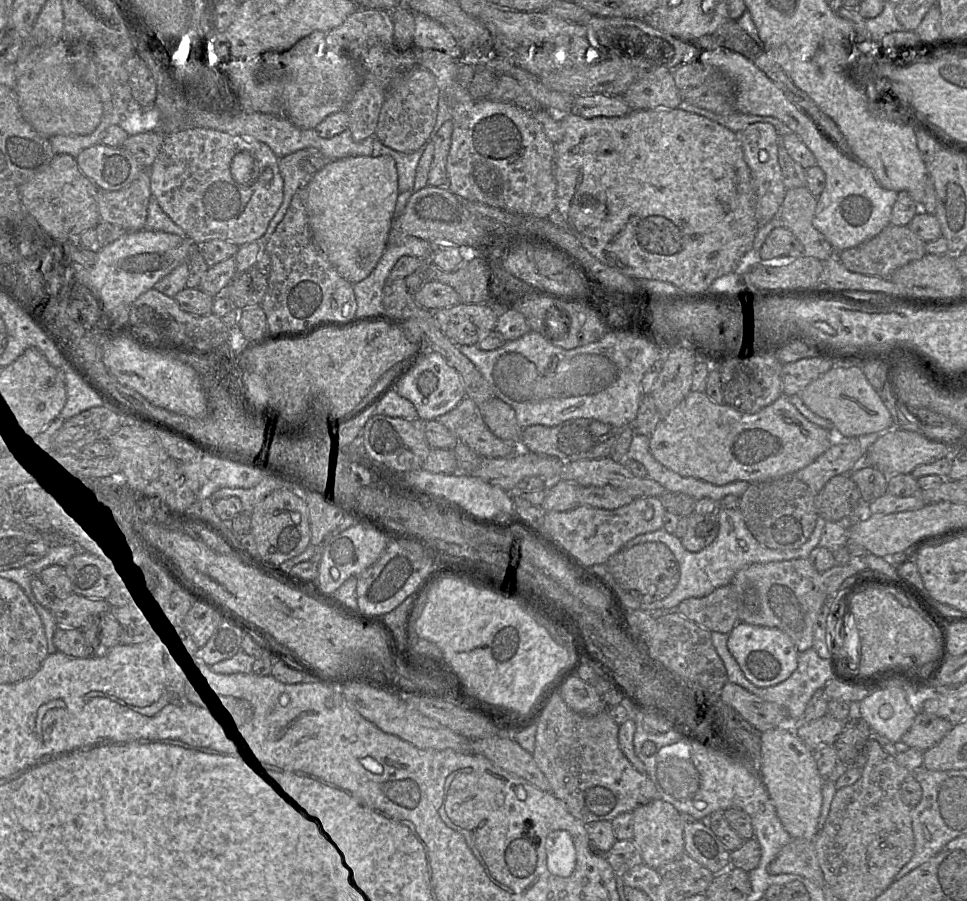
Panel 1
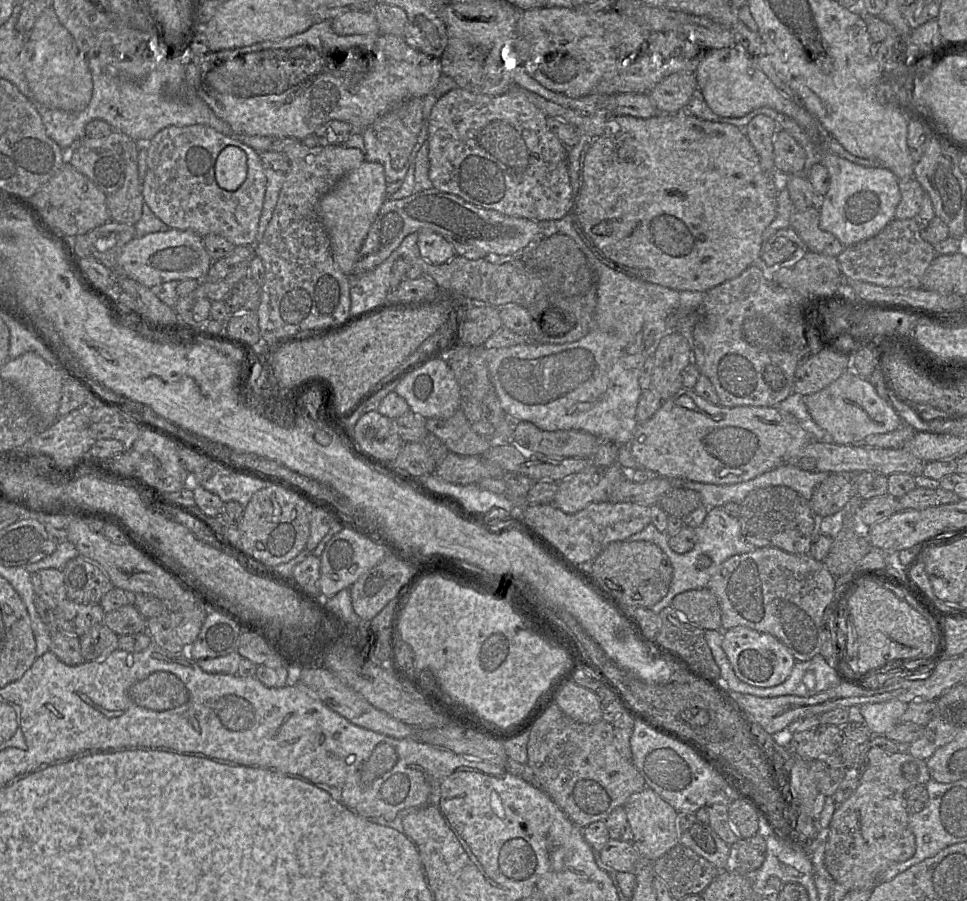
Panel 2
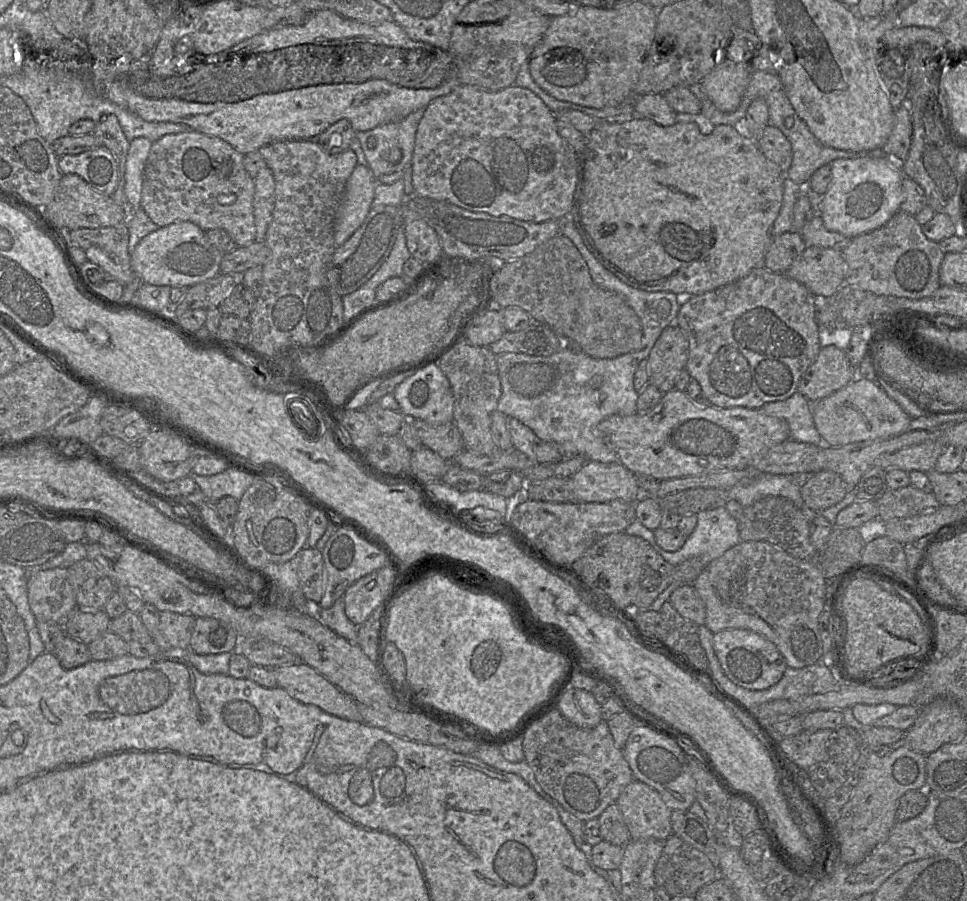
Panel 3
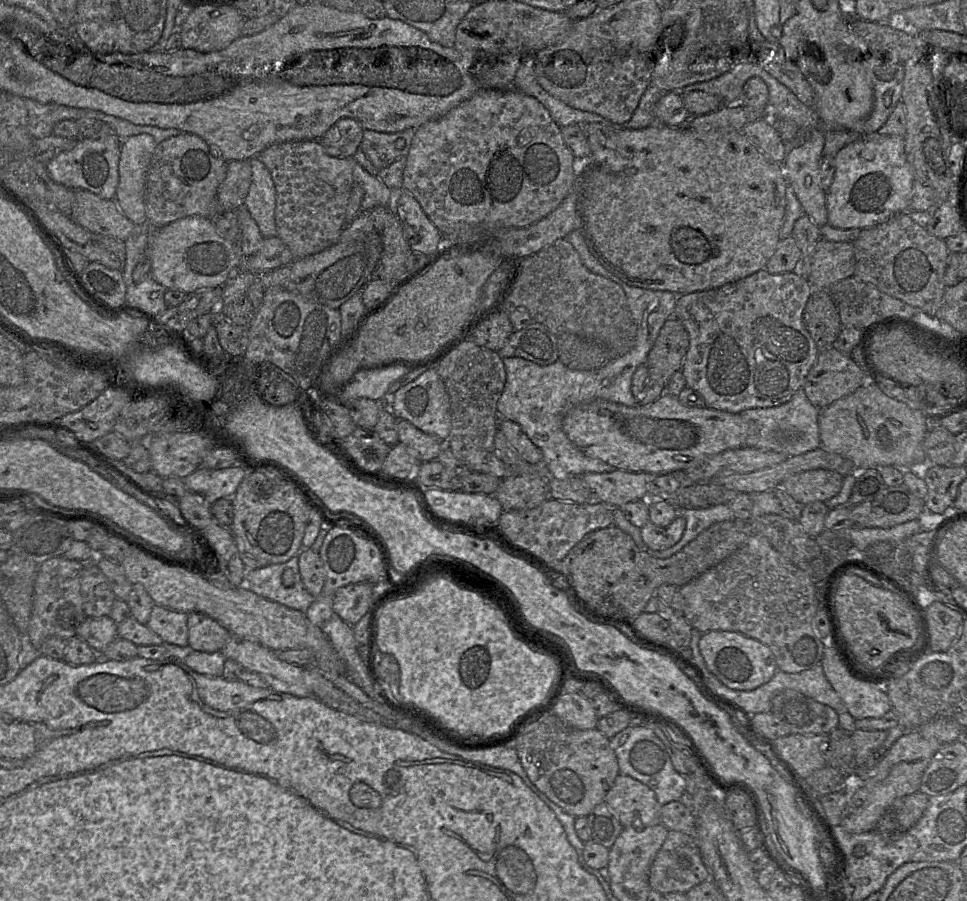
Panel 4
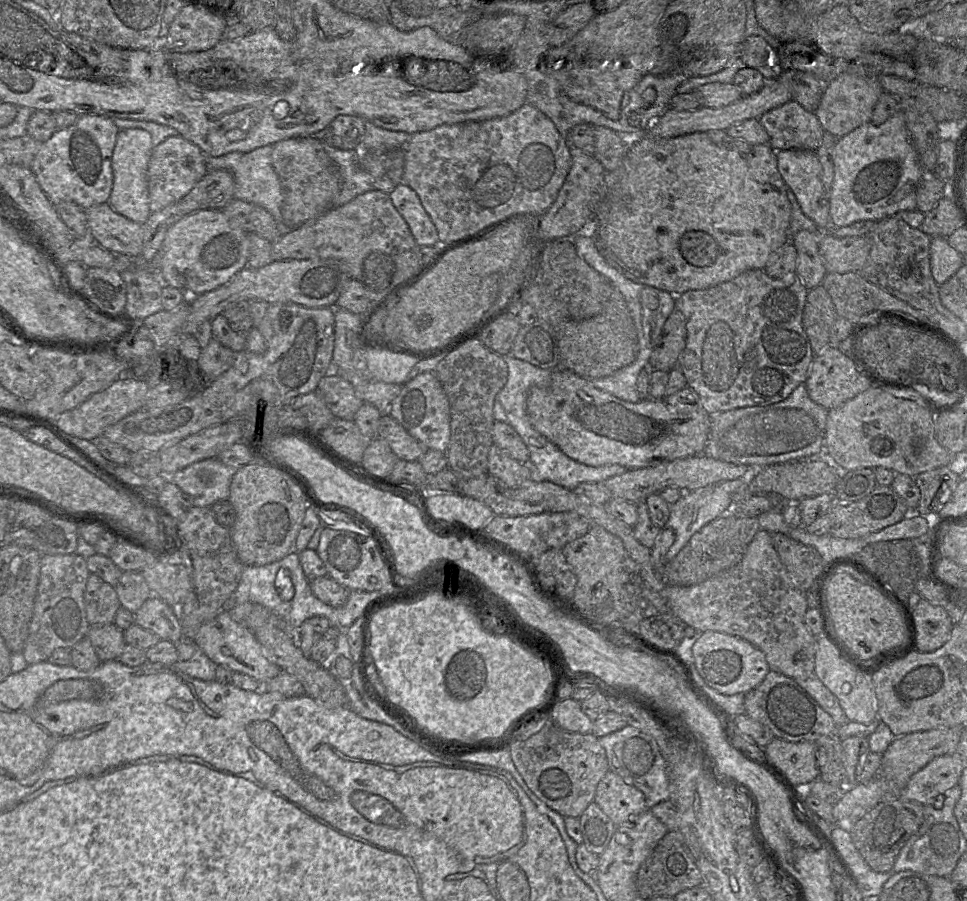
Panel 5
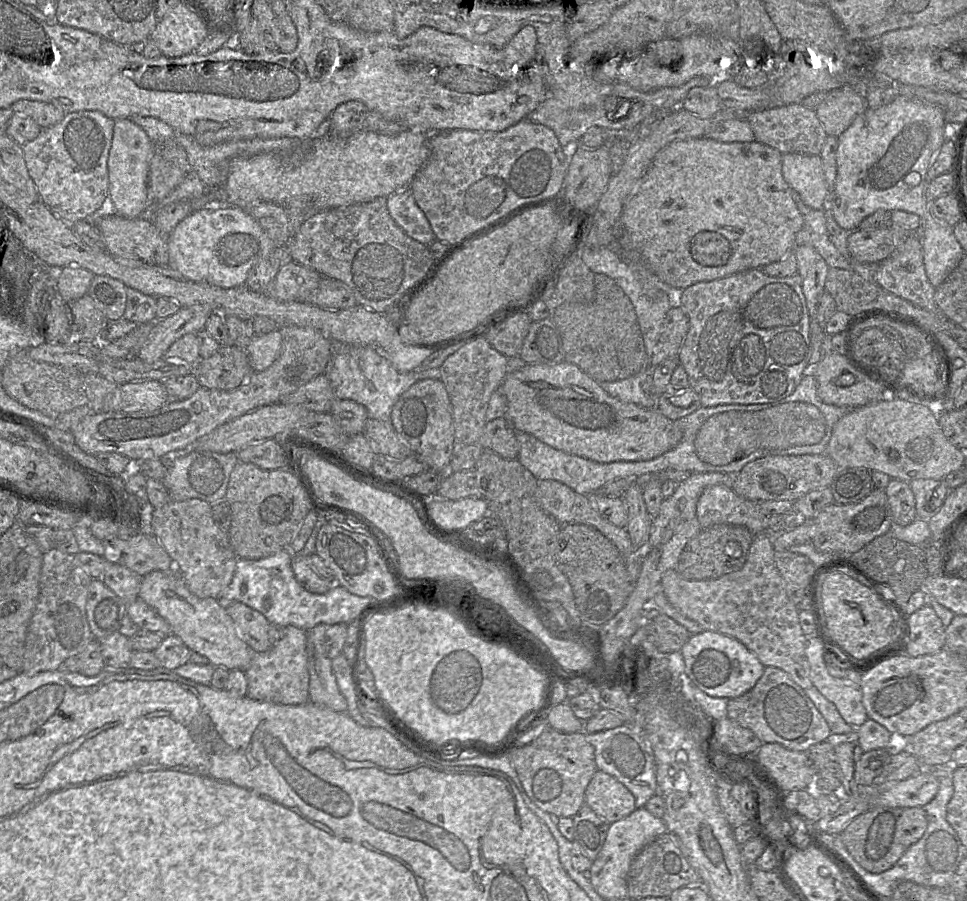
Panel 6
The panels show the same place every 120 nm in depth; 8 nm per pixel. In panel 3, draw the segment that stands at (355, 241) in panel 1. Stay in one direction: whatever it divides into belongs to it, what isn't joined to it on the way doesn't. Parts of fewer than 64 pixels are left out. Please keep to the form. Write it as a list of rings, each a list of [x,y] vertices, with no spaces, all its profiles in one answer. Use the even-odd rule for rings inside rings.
[[[357,164],[346,182],[334,219],[334,243],[341,246],[364,222],[372,207],[377,178],[368,166]]]

